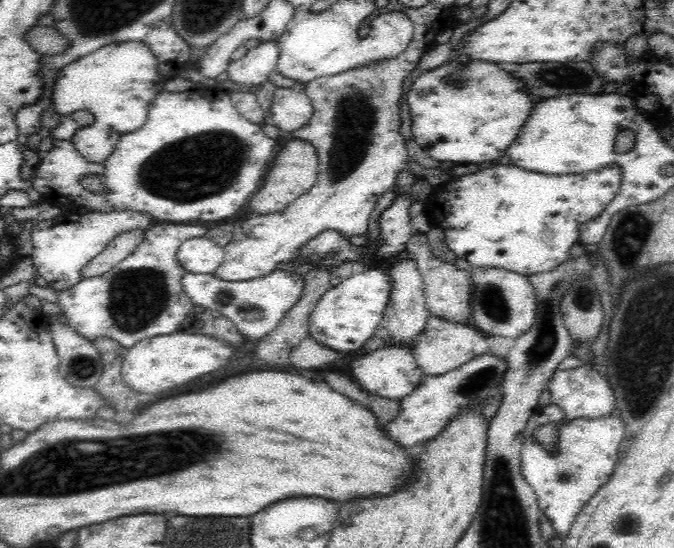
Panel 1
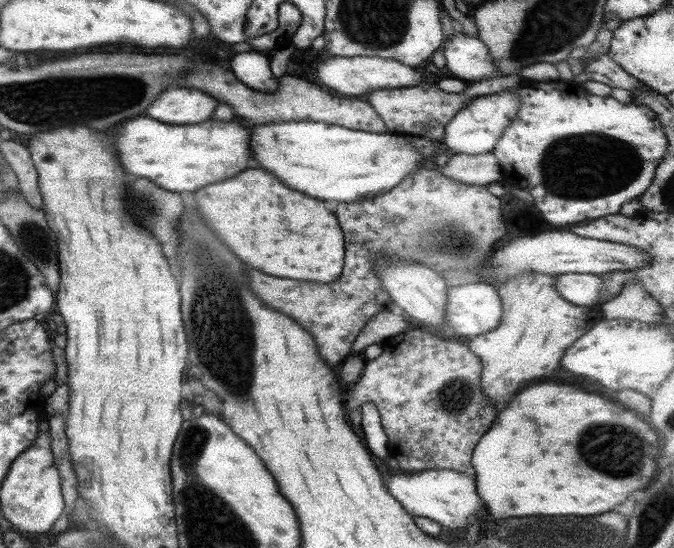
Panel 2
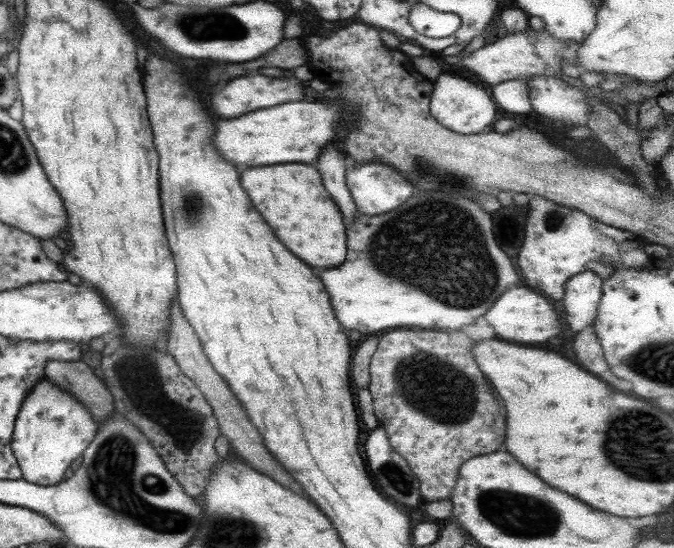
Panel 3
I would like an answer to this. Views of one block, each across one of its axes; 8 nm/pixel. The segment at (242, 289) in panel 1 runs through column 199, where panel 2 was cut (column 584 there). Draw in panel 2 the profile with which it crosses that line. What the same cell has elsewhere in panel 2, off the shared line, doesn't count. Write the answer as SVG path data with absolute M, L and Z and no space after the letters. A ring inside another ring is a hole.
M565 274L556 276L555 290L563 300L576 306L596 307L600 291L602 291L602 278L593 274Z

